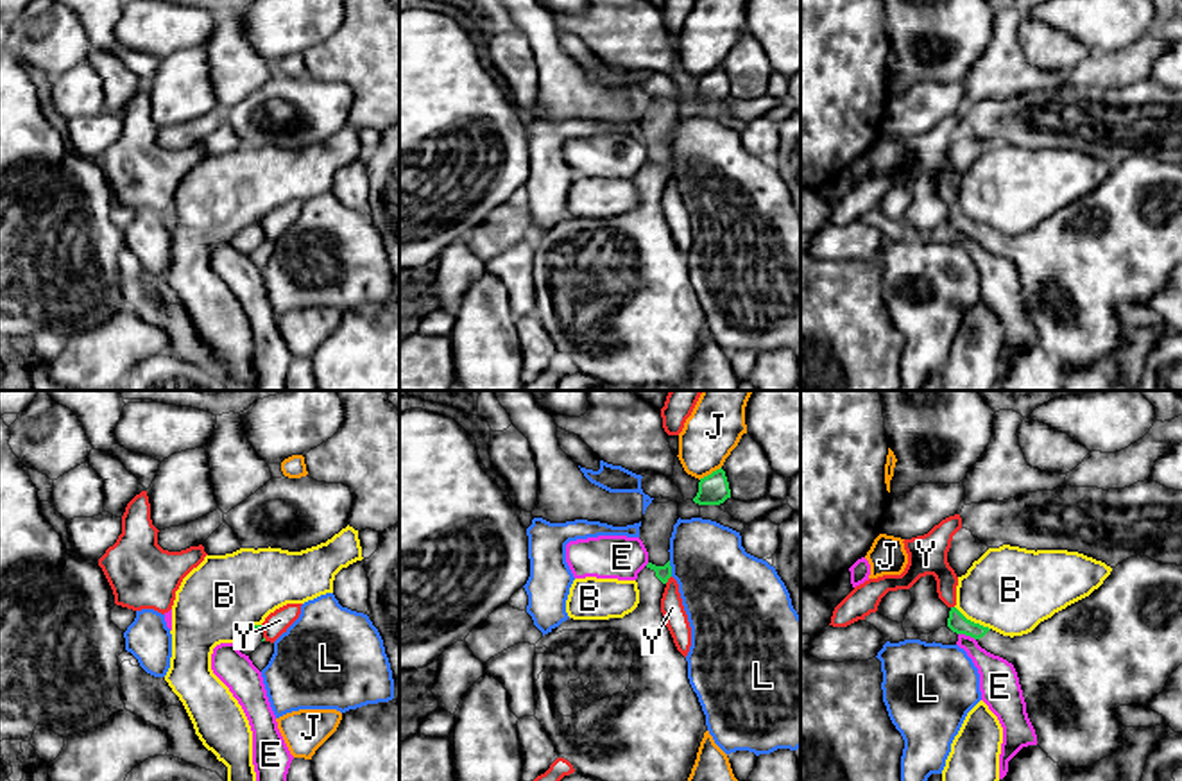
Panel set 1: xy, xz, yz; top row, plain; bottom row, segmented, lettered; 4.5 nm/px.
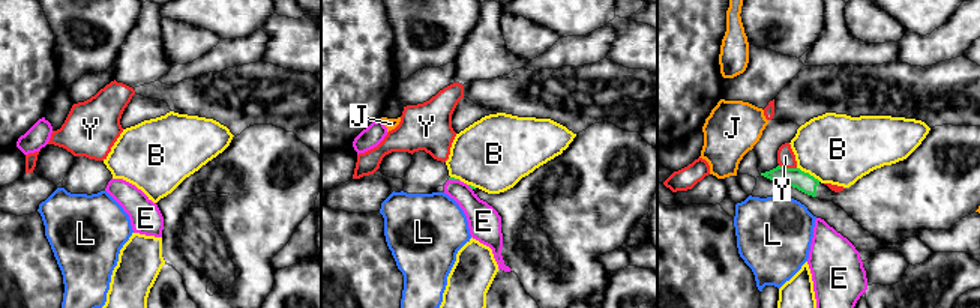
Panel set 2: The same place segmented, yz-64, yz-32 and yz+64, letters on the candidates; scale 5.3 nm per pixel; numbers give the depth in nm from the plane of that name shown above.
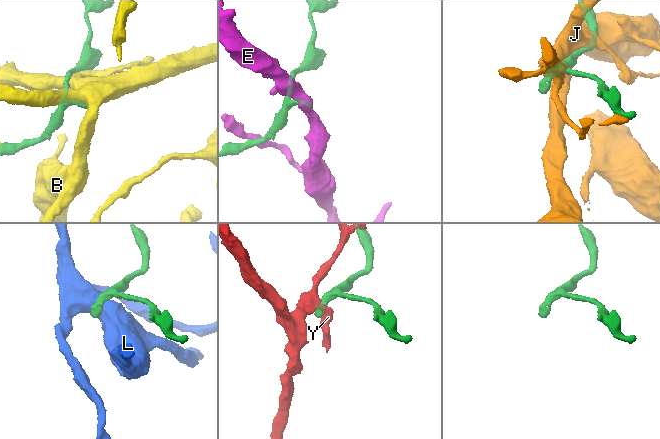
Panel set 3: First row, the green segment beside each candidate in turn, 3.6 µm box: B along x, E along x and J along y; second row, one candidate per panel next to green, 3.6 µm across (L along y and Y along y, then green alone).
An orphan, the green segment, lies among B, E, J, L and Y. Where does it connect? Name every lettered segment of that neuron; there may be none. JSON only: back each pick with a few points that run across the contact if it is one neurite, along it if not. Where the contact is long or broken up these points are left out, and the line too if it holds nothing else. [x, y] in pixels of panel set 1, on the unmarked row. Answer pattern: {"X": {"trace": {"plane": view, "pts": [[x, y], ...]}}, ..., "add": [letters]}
{"add": []}

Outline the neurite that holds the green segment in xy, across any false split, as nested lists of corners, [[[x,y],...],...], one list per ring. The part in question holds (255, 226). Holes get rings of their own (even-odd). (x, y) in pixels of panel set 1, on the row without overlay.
[[[253,224],[238,233],[235,244],[242,253],[249,254],[263,242],[261,238],[263,238],[261,224]]]

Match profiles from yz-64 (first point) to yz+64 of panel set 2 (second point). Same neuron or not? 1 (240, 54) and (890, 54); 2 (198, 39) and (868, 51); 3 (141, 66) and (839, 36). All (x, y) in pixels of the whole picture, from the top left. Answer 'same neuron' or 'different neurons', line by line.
1: different neurons
2: different neurons
3: same neuron

